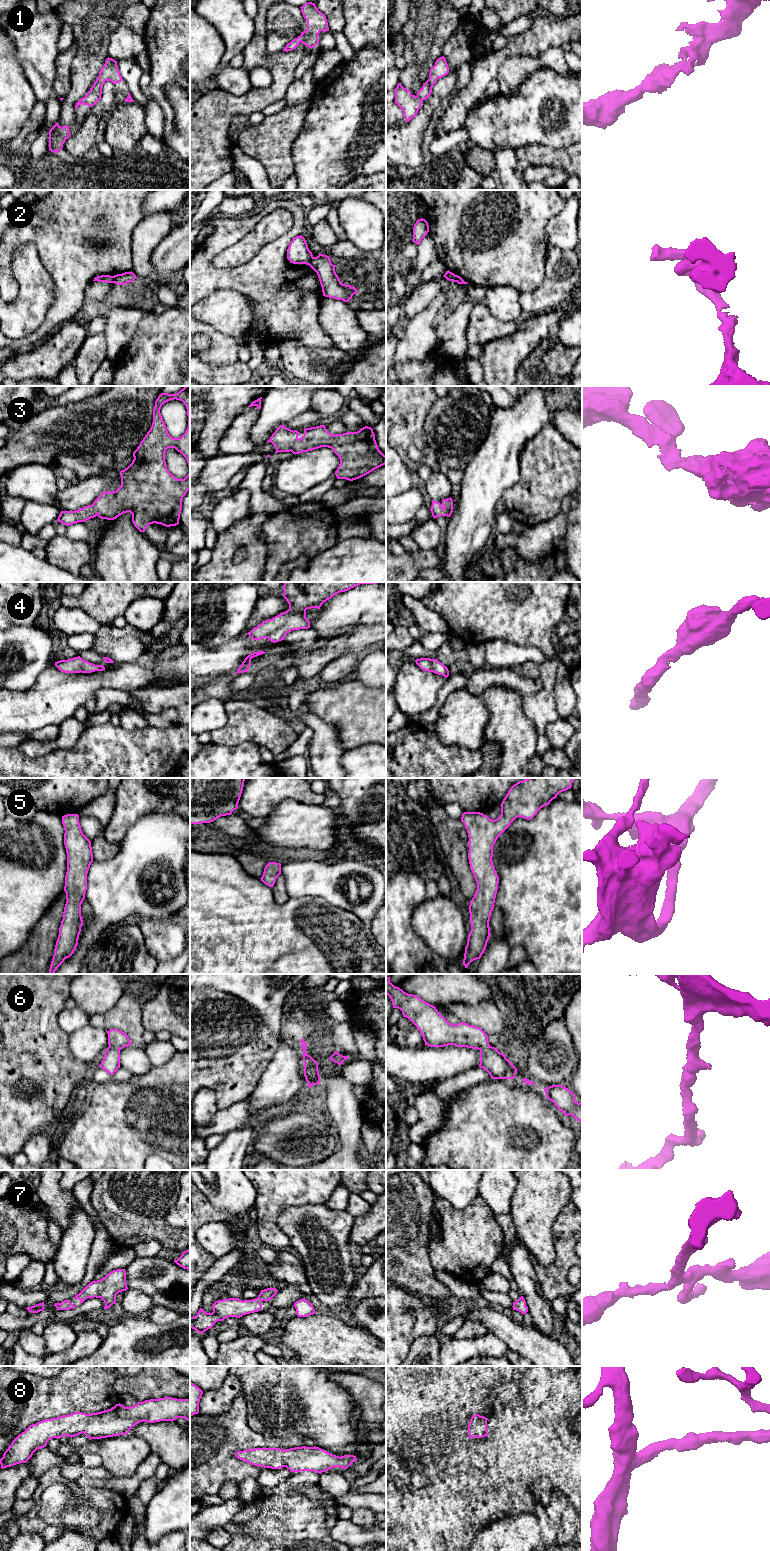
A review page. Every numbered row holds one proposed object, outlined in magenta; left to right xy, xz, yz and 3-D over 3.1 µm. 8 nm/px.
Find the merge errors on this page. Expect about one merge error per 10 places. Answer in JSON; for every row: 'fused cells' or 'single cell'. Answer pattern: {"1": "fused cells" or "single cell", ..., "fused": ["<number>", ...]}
{"1": "single cell", "2": "fused cells", "3": "single cell", "4": "single cell", "5": "single cell", "6": "single cell", "7": "single cell", "8": "single cell", "fused": ["2"]}

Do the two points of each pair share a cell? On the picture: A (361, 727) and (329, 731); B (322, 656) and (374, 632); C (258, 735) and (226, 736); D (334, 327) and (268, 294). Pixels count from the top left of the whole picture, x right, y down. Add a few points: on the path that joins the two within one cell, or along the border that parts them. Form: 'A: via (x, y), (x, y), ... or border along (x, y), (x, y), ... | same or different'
A: border along (317, 718), (335, 726), (338, 742), (345, 749) | different
B: via (335, 647), (361, 636) | same
C: via (250, 735), (234, 735) | same
D: border along (322, 297), (319, 303), (318, 322), (332, 340) | different

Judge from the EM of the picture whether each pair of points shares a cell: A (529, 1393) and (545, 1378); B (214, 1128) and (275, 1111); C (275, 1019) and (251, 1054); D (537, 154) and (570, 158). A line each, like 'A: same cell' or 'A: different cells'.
A: same cell
B: same cell
C: different cells
D: same cell

